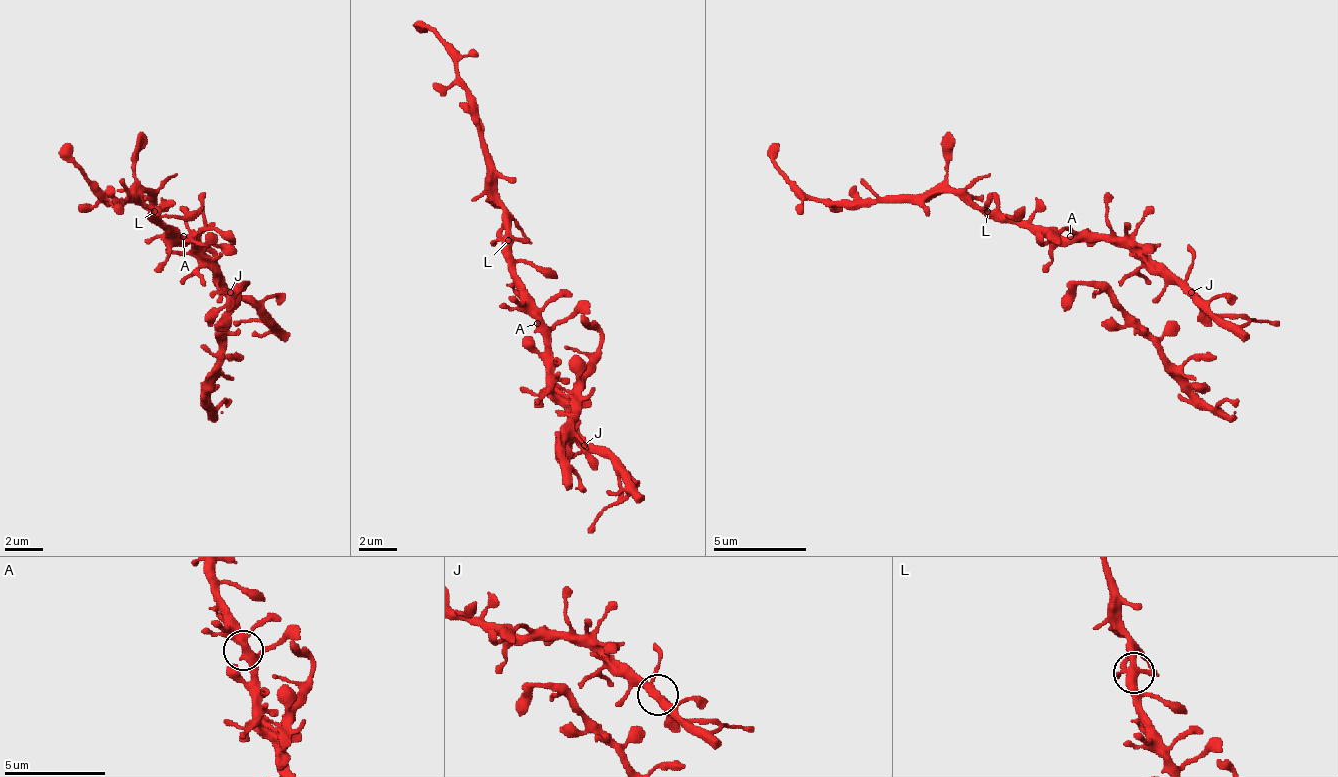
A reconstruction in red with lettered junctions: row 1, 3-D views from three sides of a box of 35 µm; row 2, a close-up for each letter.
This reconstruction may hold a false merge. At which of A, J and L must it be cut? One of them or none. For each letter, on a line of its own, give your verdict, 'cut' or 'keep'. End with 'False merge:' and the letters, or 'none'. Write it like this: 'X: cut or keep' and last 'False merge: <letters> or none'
A: keep
J: keep
L: keep
False merge: none

